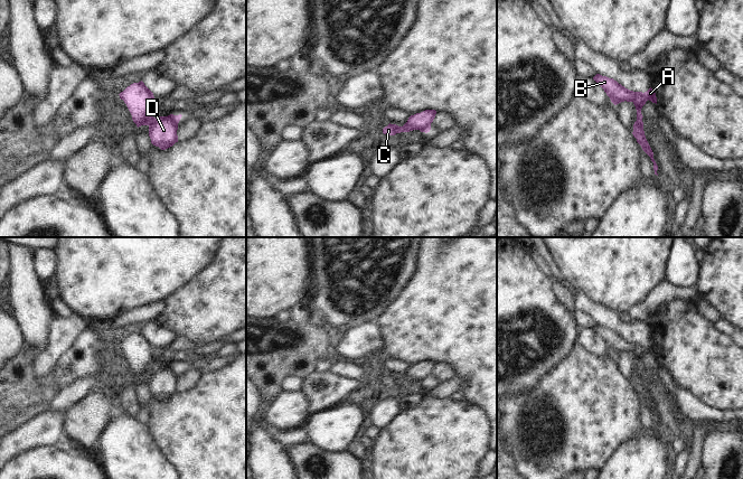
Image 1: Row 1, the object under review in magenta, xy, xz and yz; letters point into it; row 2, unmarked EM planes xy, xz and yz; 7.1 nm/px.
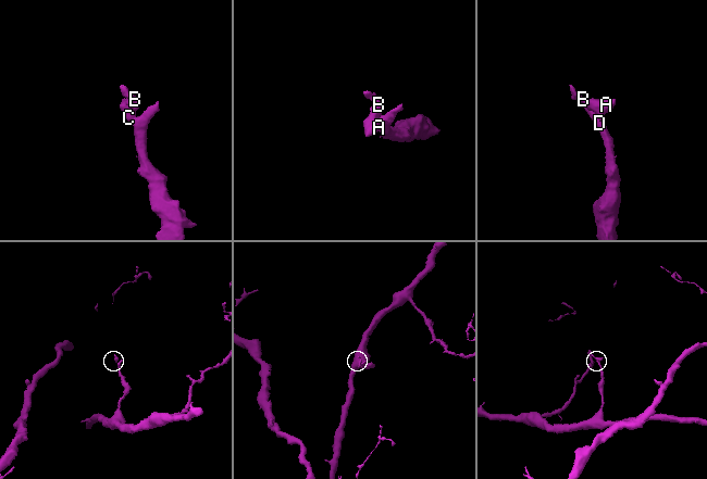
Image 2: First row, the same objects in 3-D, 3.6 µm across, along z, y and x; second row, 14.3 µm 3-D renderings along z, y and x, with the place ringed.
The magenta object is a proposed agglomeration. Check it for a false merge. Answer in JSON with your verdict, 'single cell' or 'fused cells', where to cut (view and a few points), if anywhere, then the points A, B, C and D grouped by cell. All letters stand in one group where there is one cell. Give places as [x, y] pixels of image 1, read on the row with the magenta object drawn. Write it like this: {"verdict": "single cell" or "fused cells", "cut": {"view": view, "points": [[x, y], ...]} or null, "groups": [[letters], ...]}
{"verdict": "fused cells", "cut": {"view": "xy", "points": [[153, 118], [148, 124]]}, "groups": [["A", "B", "C"], ["D"]]}

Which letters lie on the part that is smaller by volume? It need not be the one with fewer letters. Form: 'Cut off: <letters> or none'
Cut off: A, B, C.

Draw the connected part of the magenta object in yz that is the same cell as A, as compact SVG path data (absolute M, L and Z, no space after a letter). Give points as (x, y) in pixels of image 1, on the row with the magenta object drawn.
M596 74L593 79L604 90L614 105L624 101L632 102L637 110L637 120L639 121L642 121L641 109L648 100L657 104L656 93L651 87L645 93L633 92L622 86L613 78L600 74Z

